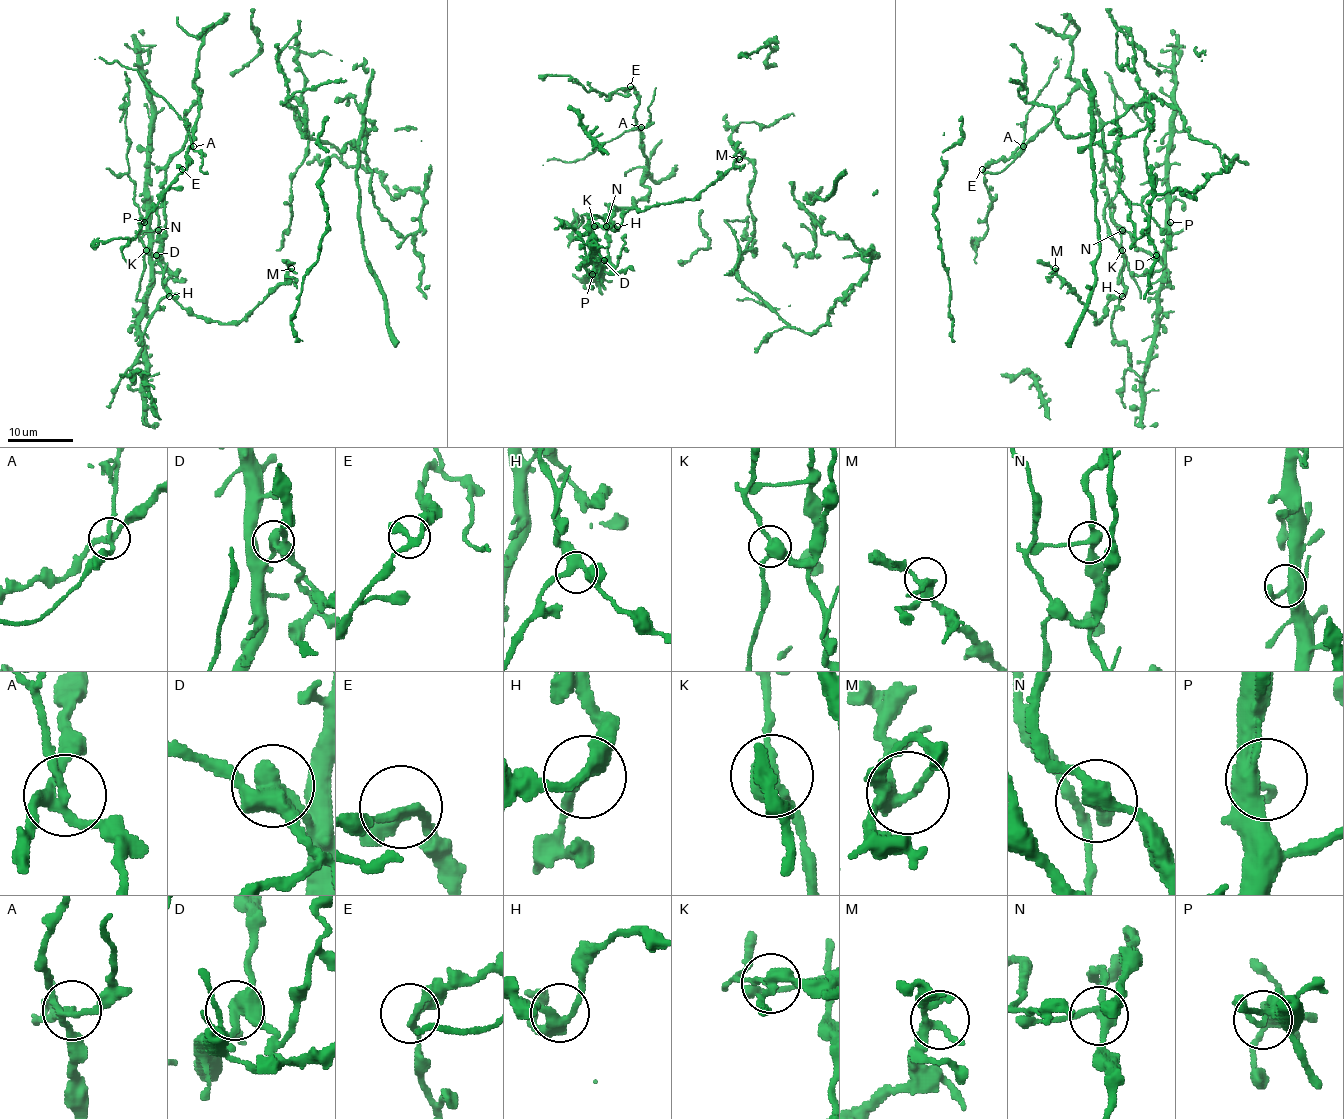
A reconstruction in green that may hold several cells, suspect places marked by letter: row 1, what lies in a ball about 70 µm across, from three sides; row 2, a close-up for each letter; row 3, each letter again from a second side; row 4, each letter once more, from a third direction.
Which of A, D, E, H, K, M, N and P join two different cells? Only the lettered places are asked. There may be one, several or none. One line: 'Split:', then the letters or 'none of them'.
Split: A, D, K

